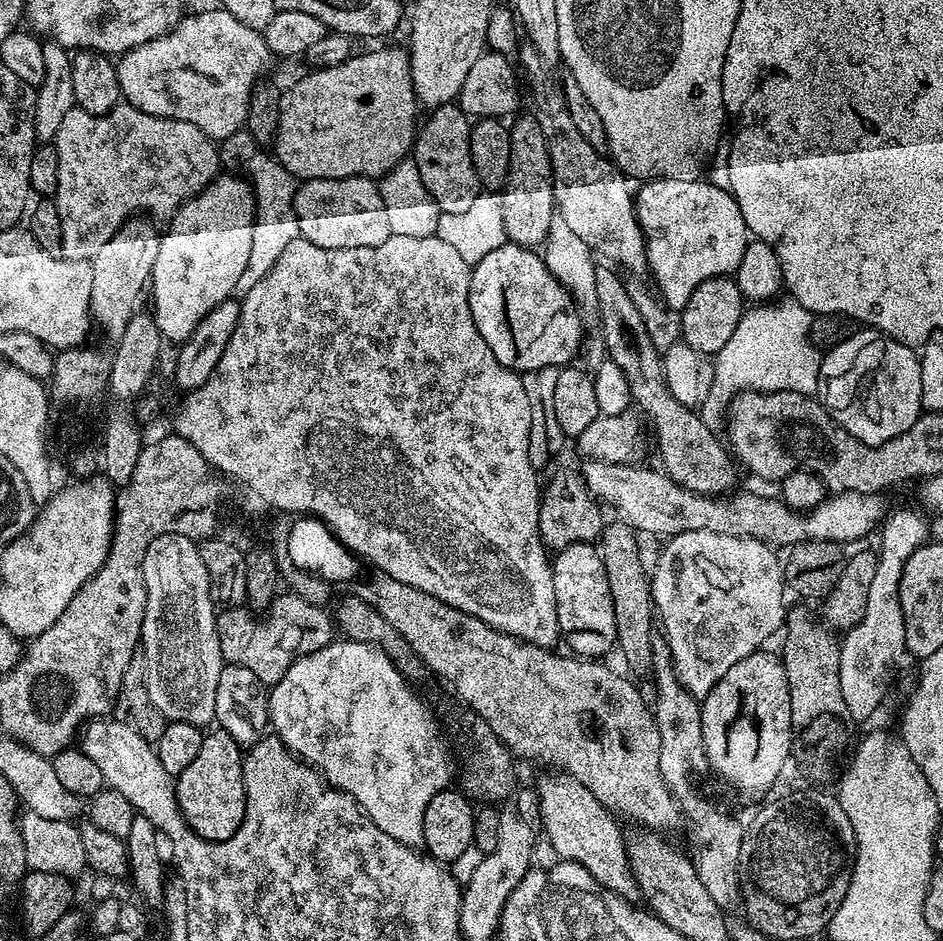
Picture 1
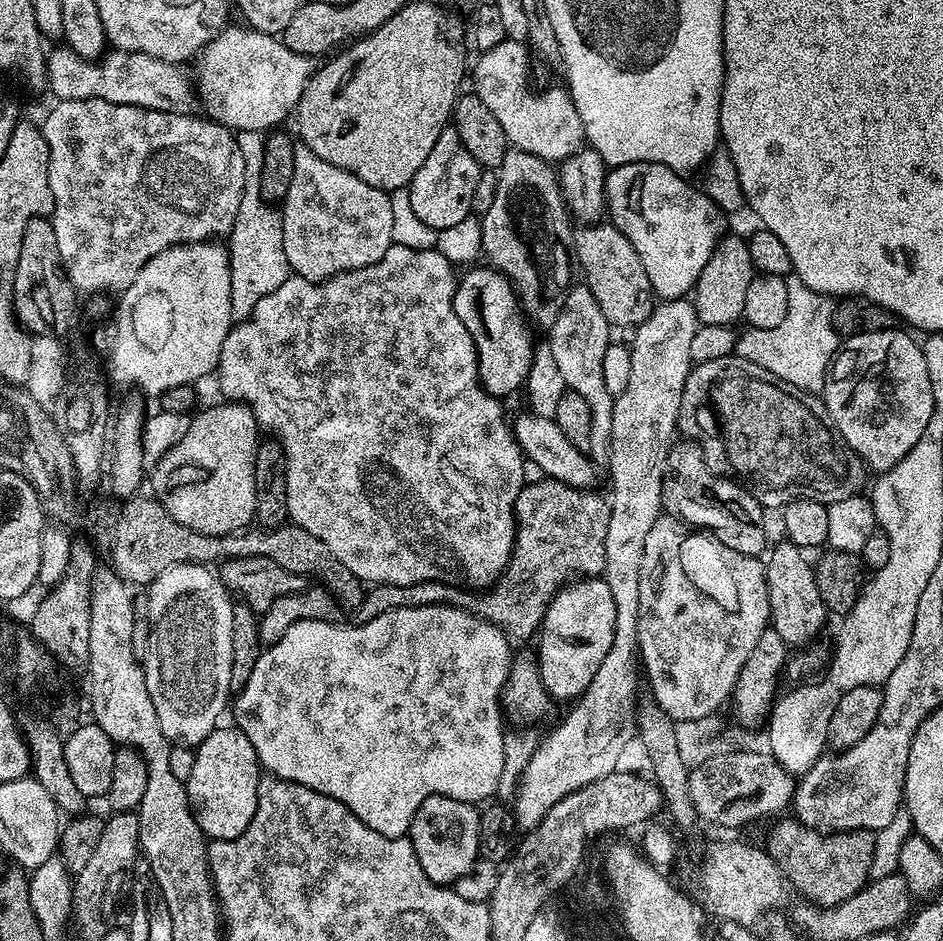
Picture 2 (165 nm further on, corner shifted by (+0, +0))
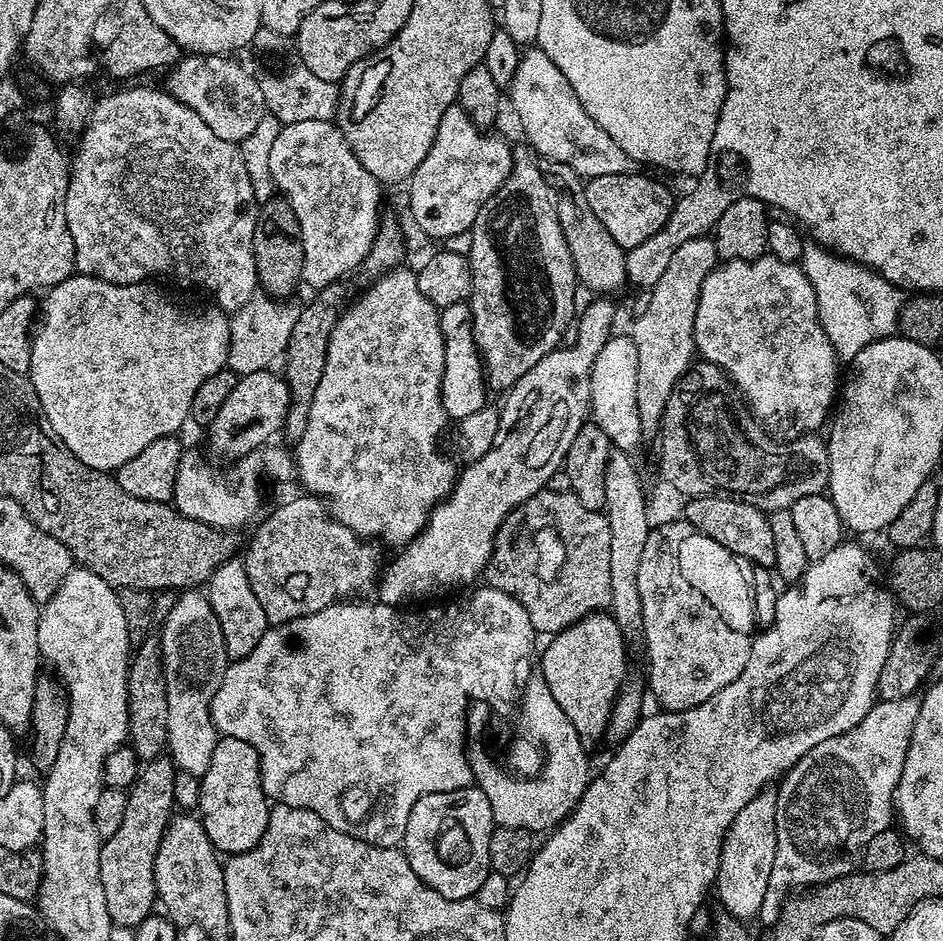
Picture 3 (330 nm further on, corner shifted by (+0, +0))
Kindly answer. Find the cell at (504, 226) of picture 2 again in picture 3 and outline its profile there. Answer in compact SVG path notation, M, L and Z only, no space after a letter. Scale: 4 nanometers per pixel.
M513 147L510 174L488 199L486 206L478 210L478 218L474 218L470 229L472 245L466 248L468 264L472 268L470 307L474 342L480 351L487 387L499 394L507 393L518 378L530 370L530 366L538 366L546 354L561 347L563 340L560 339L567 328L569 331L573 327L578 312L575 264L555 213L554 191L547 184L544 173L545 169L532 148Z

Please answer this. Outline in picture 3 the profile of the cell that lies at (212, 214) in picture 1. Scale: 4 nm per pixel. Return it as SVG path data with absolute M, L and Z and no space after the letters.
M73 274L54 287L47 289L48 297L42 300L38 308L38 323L31 333L32 349L30 350L30 366L27 370L27 377L31 380L34 390L38 394L38 402L42 402L44 417L54 426L54 434L66 442L66 446L86 466L94 470L102 470L109 474L115 473L134 458L134 454L140 454L158 438L176 436L179 428L189 423L191 414L191 403L198 386L206 382L211 375L218 374L226 368L228 363L228 351L230 350L230 316L229 313L216 307L215 303L208 302L205 308L188 309L186 305L171 300L160 288L155 288L155 283L145 282L143 284L111 284L105 280L99 280L93 276L81 276Z

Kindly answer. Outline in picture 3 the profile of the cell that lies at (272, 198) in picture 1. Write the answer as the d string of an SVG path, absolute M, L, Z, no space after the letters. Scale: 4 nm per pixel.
M267 294L252 295L230 318L230 350L228 351L227 369L237 376L257 373L268 368L287 351L290 334L298 322L298 314L302 307L296 298L273 298Z

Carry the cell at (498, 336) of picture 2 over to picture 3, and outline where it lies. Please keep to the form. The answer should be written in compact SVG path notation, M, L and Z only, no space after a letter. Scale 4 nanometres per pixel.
M467 303L451 304L440 309L440 325L446 346L446 366L442 374L442 406L453 421L460 421L486 405L486 377L480 358L480 351L474 342L472 329L472 309Z

